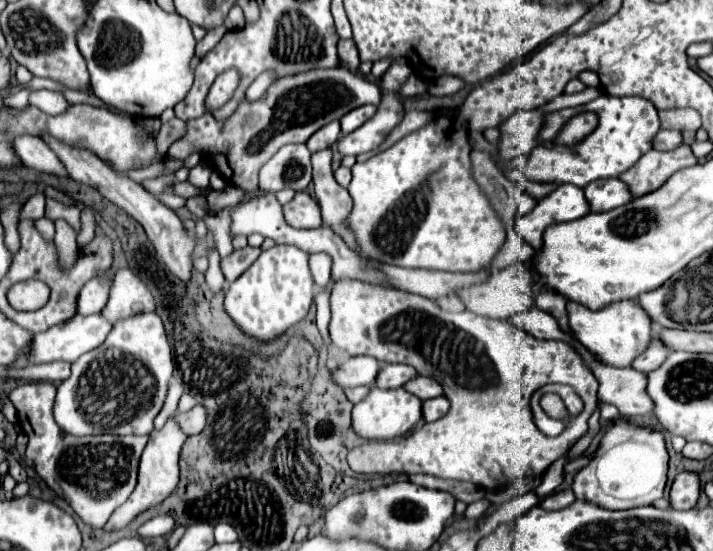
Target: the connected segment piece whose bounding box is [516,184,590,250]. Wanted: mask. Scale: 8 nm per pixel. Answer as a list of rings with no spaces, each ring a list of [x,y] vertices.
[[[560,184],[554,192],[544,196],[536,202],[536,206],[516,218],[516,230],[528,242],[534,250],[540,250],[542,232],[546,226],[556,222],[568,222],[582,218],[590,212],[588,202],[584,200],[582,188],[576,188],[574,184]]]

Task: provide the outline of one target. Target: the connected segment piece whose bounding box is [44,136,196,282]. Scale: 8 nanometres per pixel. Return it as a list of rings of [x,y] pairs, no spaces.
[[[44,136],[44,142],[56,152],[56,156],[60,156],[60,160],[64,162],[64,166],[70,172],[70,178],[74,178],[76,182],[82,182],[86,186],[96,188],[106,200],[110,200],[112,204],[116,204],[118,208],[122,208],[126,214],[130,214],[134,220],[138,220],[148,238],[152,240],[152,244],[156,244],[156,252],[160,252],[164,264],[182,280],[190,280],[190,270],[192,270],[192,250],[196,246],[196,240],[192,234],[186,232],[182,220],[176,216],[174,210],[170,210],[168,206],[164,206],[154,194],[150,194],[148,190],[142,188],[142,184],[130,180],[126,174],[118,174],[114,170],[108,168],[106,162],[102,162],[98,156],[94,156],[88,150],[74,150],[68,148],[66,144],[60,144],[58,140]]]

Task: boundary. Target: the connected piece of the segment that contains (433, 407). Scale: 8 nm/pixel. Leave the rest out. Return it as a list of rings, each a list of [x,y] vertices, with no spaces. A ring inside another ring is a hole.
[[[444,396],[438,398],[430,398],[422,402],[422,418],[424,422],[434,422],[438,418],[442,418],[450,408],[450,402]]]

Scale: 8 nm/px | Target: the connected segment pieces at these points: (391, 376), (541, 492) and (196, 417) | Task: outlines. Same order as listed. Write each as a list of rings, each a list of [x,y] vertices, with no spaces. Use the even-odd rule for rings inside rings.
[[[382,364],[376,380],[374,380],[374,386],[378,388],[384,388],[384,390],[390,390],[390,388],[402,388],[408,380],[412,380],[416,376],[414,368],[406,366],[406,364]]]
[[[560,458],[556,464],[552,464],[552,466],[548,468],[548,472],[544,474],[542,484],[534,490],[538,498],[544,498],[544,496],[552,494],[554,490],[558,490],[558,486],[562,484],[562,466],[564,466],[564,464],[566,464],[566,458]]]
[[[198,404],[192,410],[178,414],[176,422],[180,428],[184,428],[186,434],[200,434],[206,424],[206,410],[204,410],[204,406]]]

